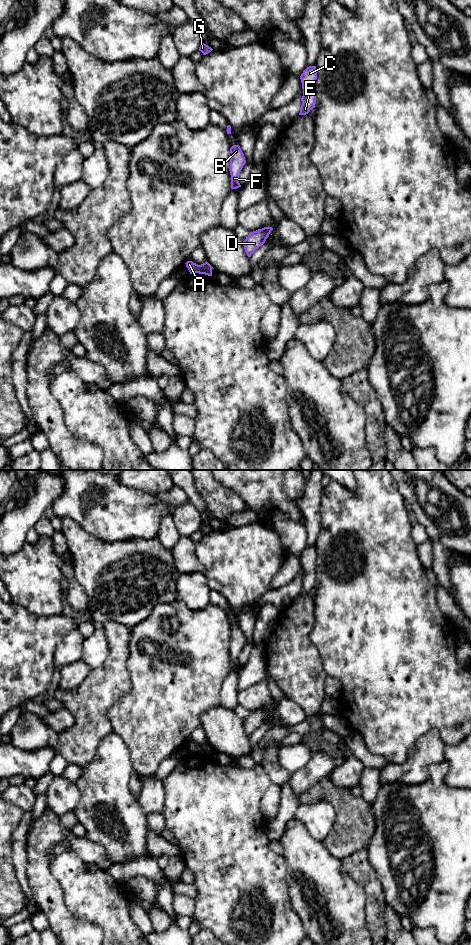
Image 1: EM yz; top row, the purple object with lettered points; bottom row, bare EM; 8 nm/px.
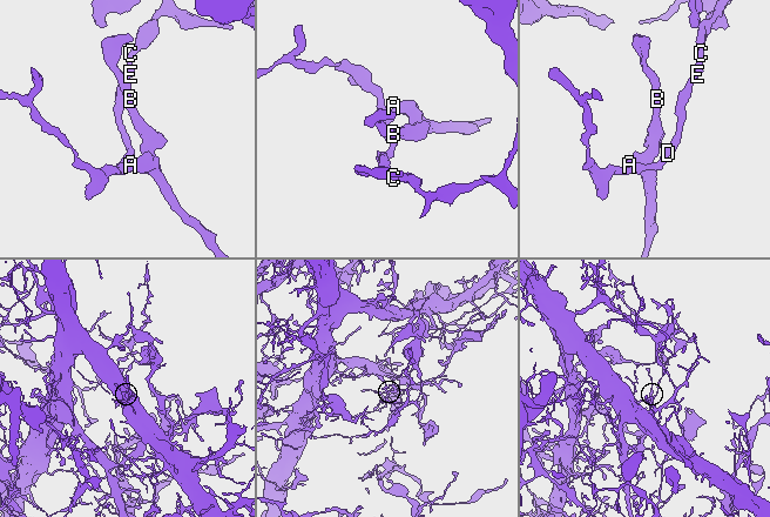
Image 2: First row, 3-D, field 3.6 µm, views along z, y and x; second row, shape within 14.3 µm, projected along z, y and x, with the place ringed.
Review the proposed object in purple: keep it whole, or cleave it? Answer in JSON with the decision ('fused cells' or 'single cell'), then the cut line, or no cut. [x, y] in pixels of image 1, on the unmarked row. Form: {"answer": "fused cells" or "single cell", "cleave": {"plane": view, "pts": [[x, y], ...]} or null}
{"answer": "fused cells", "cleave": {"plane": "yz", "pts": [[200, 745], [197, 752]]}}

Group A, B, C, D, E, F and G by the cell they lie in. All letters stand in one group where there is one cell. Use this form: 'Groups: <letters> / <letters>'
Groups: A B F G / C D E

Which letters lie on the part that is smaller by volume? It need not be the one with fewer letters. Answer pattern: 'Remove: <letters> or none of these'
Remove: C, D, E

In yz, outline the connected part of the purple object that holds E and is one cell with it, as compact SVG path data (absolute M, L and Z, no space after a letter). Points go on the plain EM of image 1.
M316 546L307 547L300 556L303 576L301 578L302 585L300 587L299 595L308 594L316 584L316 559L317 559L317 550Z

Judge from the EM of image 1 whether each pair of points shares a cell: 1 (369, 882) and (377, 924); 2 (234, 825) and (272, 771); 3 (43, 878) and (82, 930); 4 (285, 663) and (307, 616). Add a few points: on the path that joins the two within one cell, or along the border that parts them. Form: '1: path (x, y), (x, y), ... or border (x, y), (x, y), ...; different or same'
1: path (374, 892), (375, 914); same
2: border (261, 766), (272, 782); different
3: path (48, 893), (54, 899), (57, 913), (67, 923); same
4: path (289, 651), (290, 635), (295, 628); same

